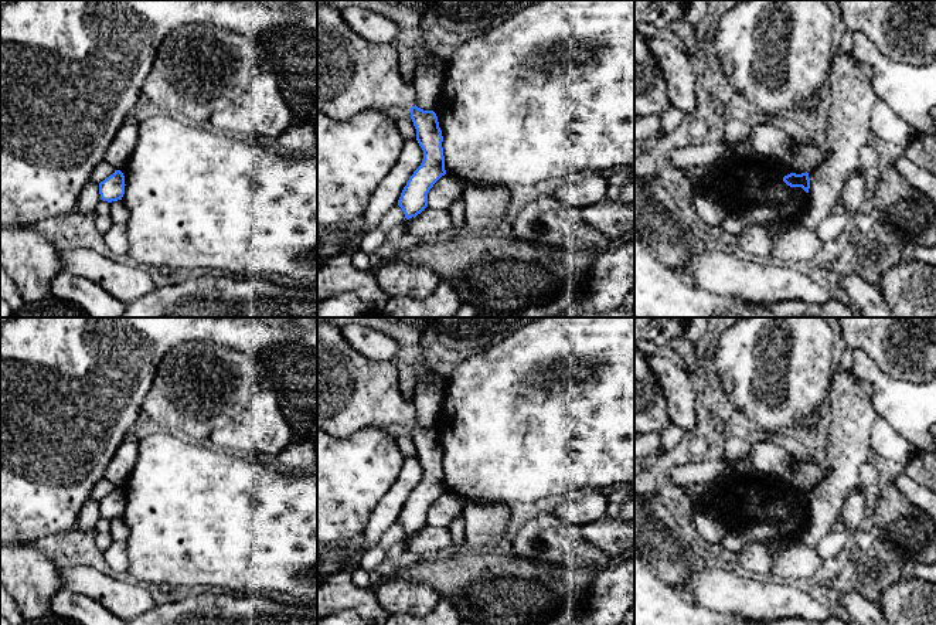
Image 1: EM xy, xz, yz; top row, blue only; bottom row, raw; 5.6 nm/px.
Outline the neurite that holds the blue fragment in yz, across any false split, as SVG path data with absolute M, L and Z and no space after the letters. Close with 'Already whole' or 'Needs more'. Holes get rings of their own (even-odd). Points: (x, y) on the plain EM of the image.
M807 489L801 492L790 490L783 495L783 499L790 505L801 505L806 510L809 510L810 496Z. Already whole

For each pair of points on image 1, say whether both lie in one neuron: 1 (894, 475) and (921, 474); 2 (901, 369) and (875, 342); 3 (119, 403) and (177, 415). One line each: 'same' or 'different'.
1: different
2: same
3: different

